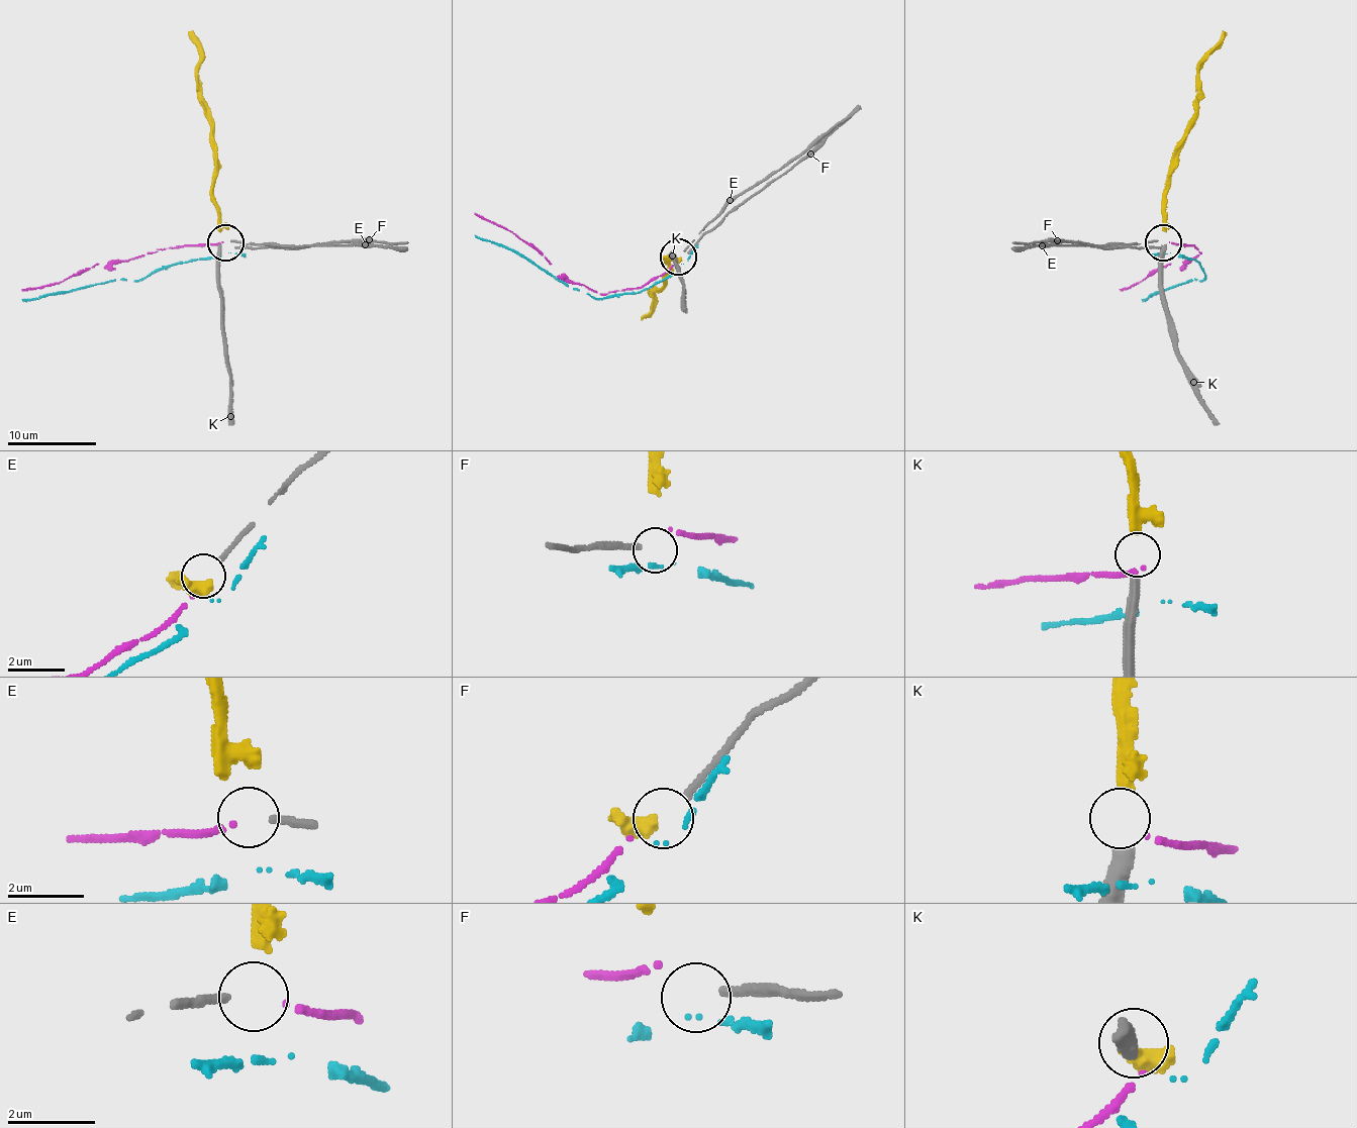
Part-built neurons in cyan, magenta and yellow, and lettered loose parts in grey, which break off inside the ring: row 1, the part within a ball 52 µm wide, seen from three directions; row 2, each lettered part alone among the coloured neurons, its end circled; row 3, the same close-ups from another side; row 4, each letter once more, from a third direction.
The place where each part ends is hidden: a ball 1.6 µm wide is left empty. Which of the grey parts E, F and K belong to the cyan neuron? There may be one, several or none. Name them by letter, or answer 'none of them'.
none of them

